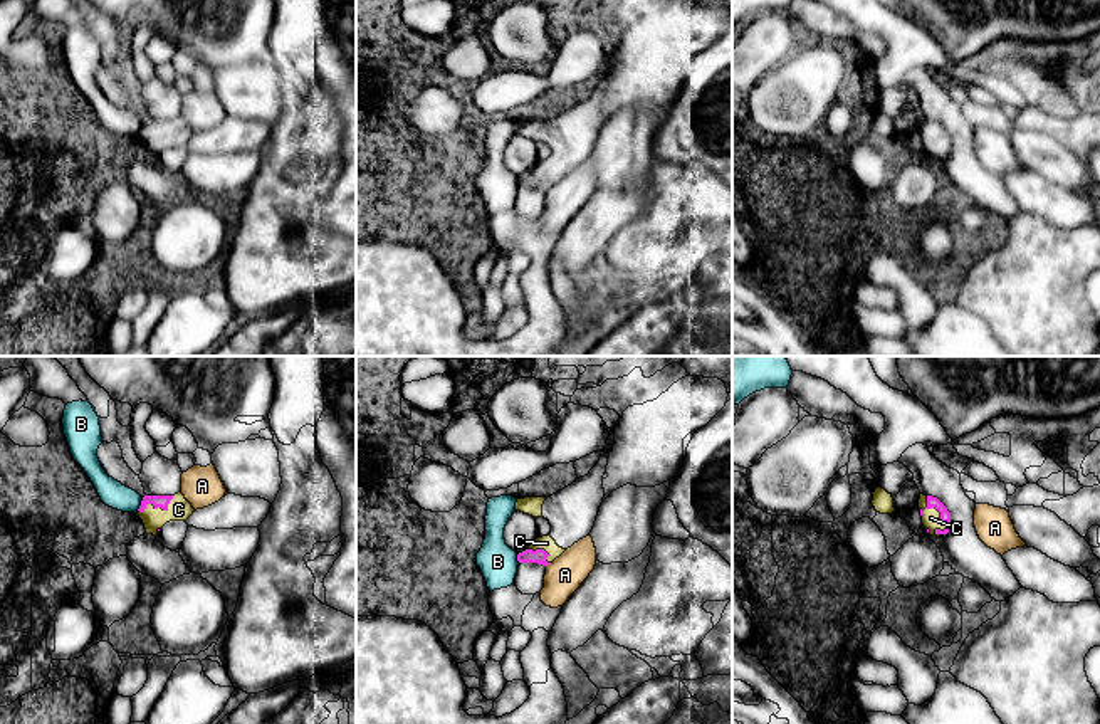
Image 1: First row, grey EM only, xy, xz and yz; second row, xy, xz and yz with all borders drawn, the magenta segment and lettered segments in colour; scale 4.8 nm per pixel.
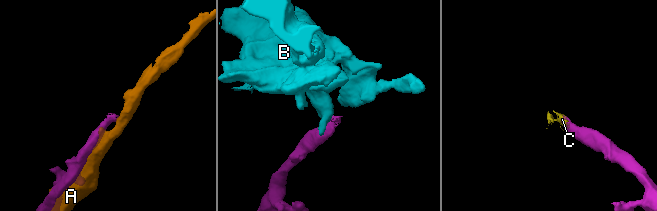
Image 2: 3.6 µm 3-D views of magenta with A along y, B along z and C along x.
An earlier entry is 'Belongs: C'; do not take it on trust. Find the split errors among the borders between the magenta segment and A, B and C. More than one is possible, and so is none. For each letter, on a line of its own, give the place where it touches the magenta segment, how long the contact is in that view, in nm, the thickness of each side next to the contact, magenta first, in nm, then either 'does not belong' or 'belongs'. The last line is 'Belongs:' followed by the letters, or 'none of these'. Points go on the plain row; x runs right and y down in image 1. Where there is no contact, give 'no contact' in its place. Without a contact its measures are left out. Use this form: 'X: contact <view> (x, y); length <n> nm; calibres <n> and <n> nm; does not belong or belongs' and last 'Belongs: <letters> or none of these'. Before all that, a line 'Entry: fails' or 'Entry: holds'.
Entry: holds
A: no contact; does not belong
B: contact xy (140, 130); length 50 nm; calibres 60 and 120 nm; does not belong
C: contact yz (936, 131); length 180 nm; calibres 50 and 90 nm; belongs
Belongs: C

